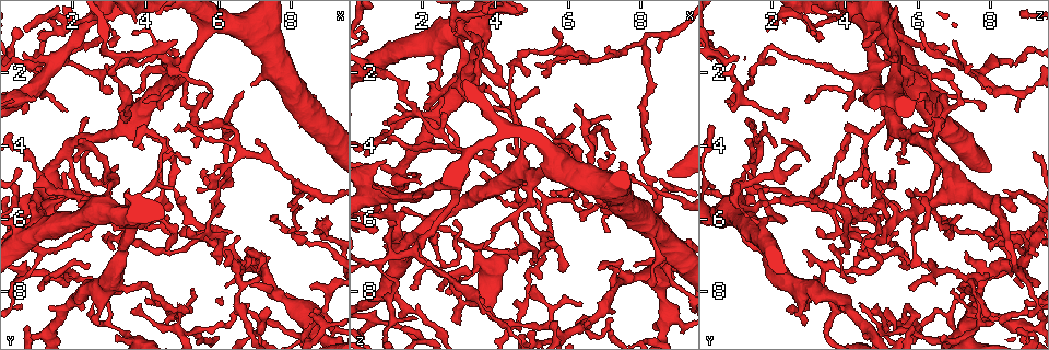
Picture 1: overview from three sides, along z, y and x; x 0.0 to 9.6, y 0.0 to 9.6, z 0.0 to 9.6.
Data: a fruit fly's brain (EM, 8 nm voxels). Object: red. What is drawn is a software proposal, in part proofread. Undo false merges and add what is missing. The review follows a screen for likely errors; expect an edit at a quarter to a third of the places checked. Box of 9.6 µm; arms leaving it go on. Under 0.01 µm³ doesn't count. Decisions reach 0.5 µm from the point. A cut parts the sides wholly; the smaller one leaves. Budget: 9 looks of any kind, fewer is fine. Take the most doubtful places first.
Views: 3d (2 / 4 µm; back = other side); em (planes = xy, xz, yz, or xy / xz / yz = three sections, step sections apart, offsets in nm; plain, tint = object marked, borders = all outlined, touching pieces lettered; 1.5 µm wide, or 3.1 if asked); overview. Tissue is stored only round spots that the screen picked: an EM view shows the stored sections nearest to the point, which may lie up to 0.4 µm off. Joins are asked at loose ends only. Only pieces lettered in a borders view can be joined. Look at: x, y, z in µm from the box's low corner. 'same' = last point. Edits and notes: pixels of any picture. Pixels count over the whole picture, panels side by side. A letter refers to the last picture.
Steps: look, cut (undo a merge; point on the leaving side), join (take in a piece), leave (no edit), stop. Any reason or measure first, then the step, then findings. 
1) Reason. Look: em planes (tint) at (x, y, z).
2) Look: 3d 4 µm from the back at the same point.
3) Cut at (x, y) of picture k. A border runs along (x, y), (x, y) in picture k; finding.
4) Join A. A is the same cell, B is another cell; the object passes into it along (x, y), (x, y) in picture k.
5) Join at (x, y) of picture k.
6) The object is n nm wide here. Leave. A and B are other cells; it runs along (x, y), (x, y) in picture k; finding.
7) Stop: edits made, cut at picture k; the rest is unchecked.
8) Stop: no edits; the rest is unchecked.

Free end. Look: 3d 4 µm at (5.20, 7.95, 6.95).

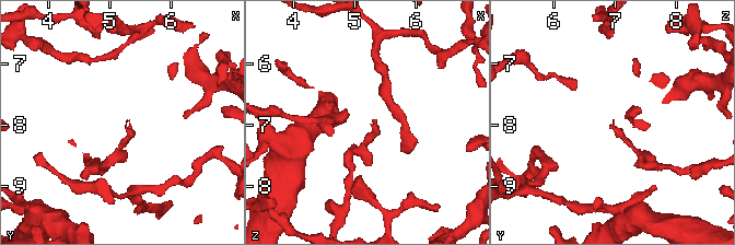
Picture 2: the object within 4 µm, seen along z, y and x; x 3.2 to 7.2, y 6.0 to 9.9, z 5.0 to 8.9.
Need the tissue. Look: em planes (borders) at (5.30, 7.90, 7.00).

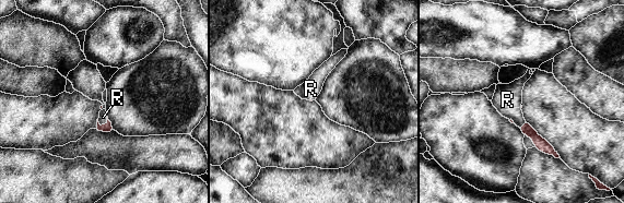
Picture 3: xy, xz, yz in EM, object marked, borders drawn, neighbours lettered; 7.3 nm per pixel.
Join R. R is the same cell; the object passes into it along (107, 128), (106, 123), (103, 117) in picture 3; it goes on there.

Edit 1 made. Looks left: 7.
Look: overview.

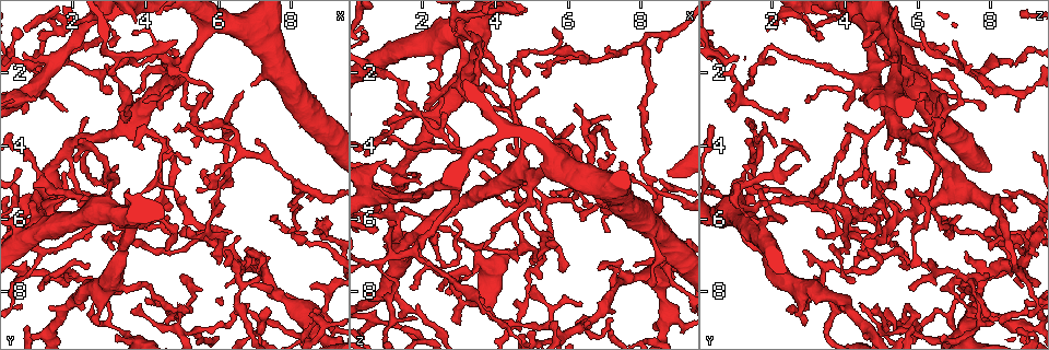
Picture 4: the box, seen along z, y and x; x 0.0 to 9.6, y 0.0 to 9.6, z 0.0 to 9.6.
Look: 3d 4 µm at (0.70, 0.80, 1.90).

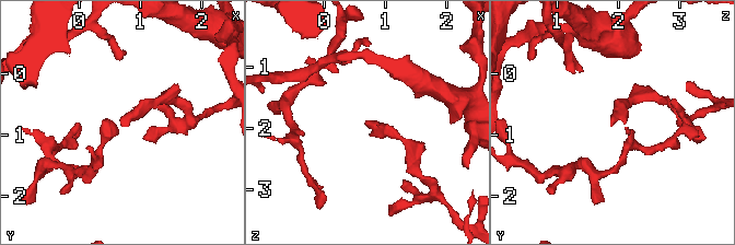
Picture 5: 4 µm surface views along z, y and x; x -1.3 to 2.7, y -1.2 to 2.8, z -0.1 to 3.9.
Look: em yz step 8 (borders) at (0.65, 0.80, 1.90).

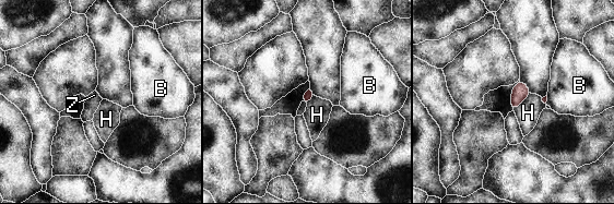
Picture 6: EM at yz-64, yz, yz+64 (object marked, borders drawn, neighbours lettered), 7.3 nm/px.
Leave. B, H and Z are other cells; a border runs along (303, 100), (306, 105) in picture 6; no lettered piece goes on from it.

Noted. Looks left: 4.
Three arms meet. Look: em planes (plain) at (8.30, 6.60, 5.05).

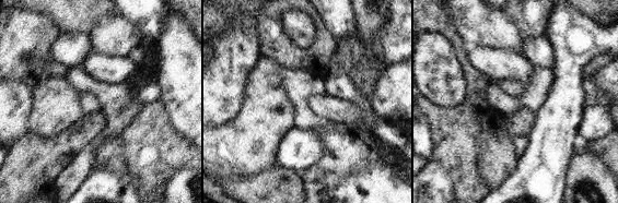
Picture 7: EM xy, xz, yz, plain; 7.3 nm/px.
Look: em planes (borders) at the same point.

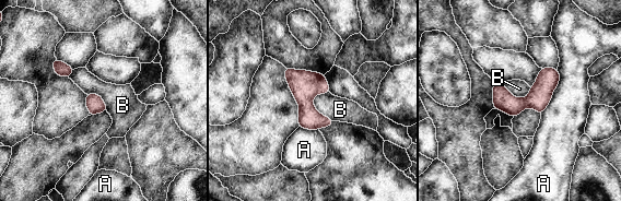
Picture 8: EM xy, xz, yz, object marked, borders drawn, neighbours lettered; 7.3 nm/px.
Leave. A and B are other cells; a border runs along (316, 94), (313, 105), (334, 120) in picture 8; continuous, no second neuron.

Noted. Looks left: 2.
Branch stops here. Look: em planes (borders) at (1.85, 4.70, 4.85).

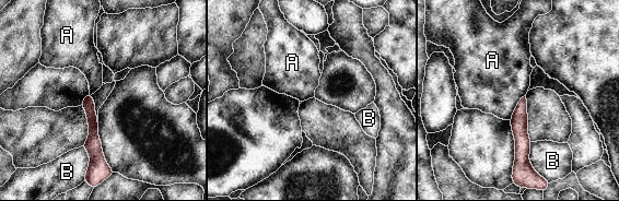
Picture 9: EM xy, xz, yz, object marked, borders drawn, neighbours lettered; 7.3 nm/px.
The longest contact is with A, 220 nm. Leave. A and B are other cells; it runs along (89, 97), (93, 148), (102, 158) in picture 9; no lettered piece goes on from it.

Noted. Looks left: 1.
Stop: edits made, join at picture 3; the rest is unchecked.

